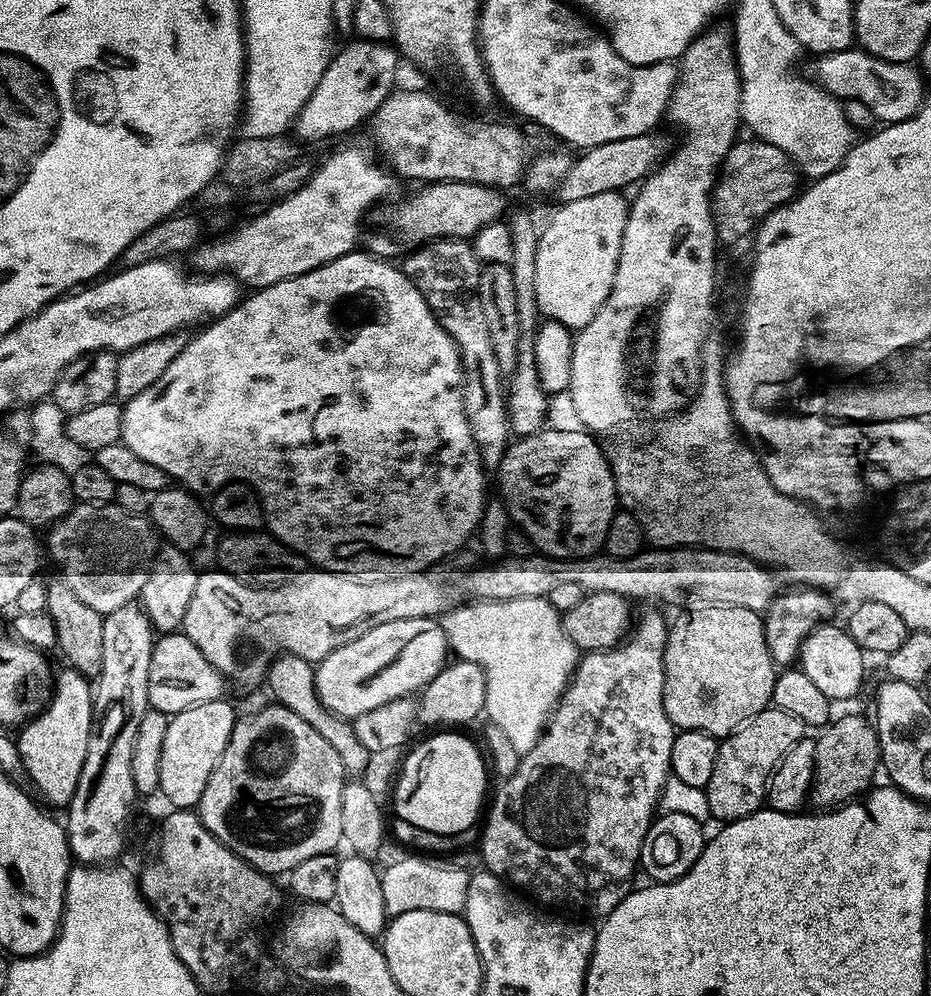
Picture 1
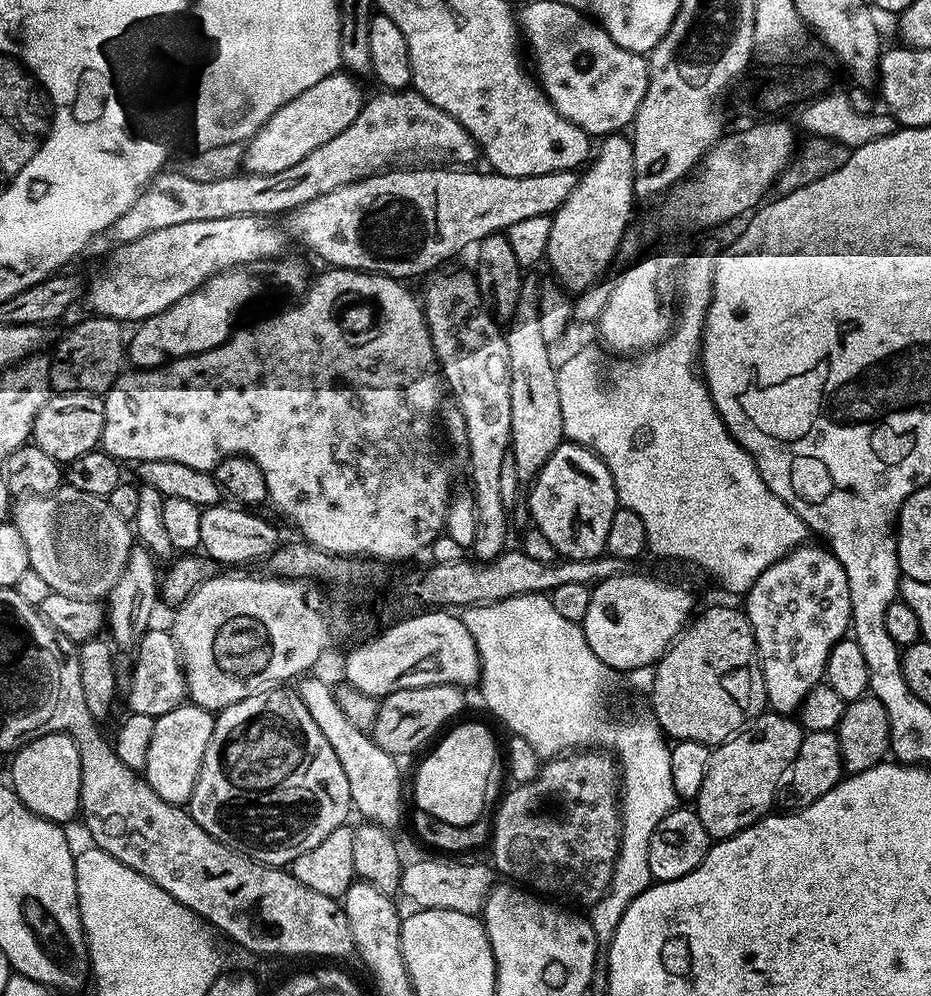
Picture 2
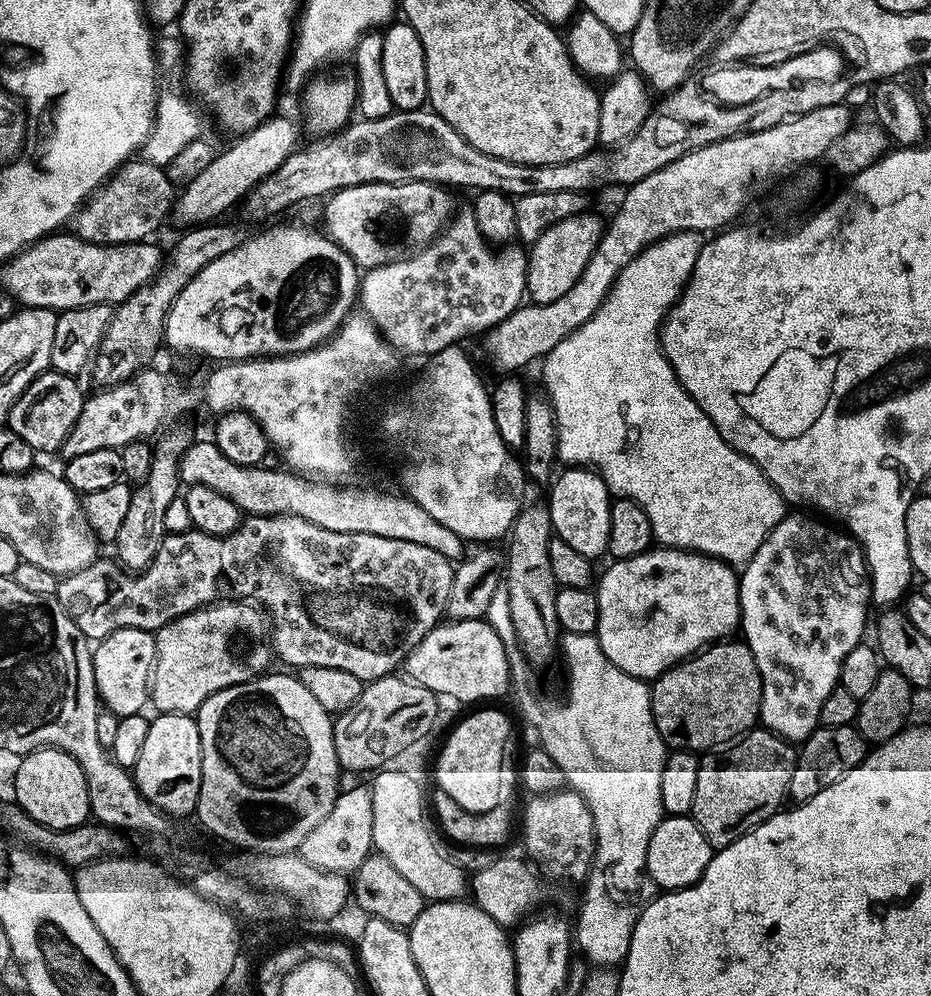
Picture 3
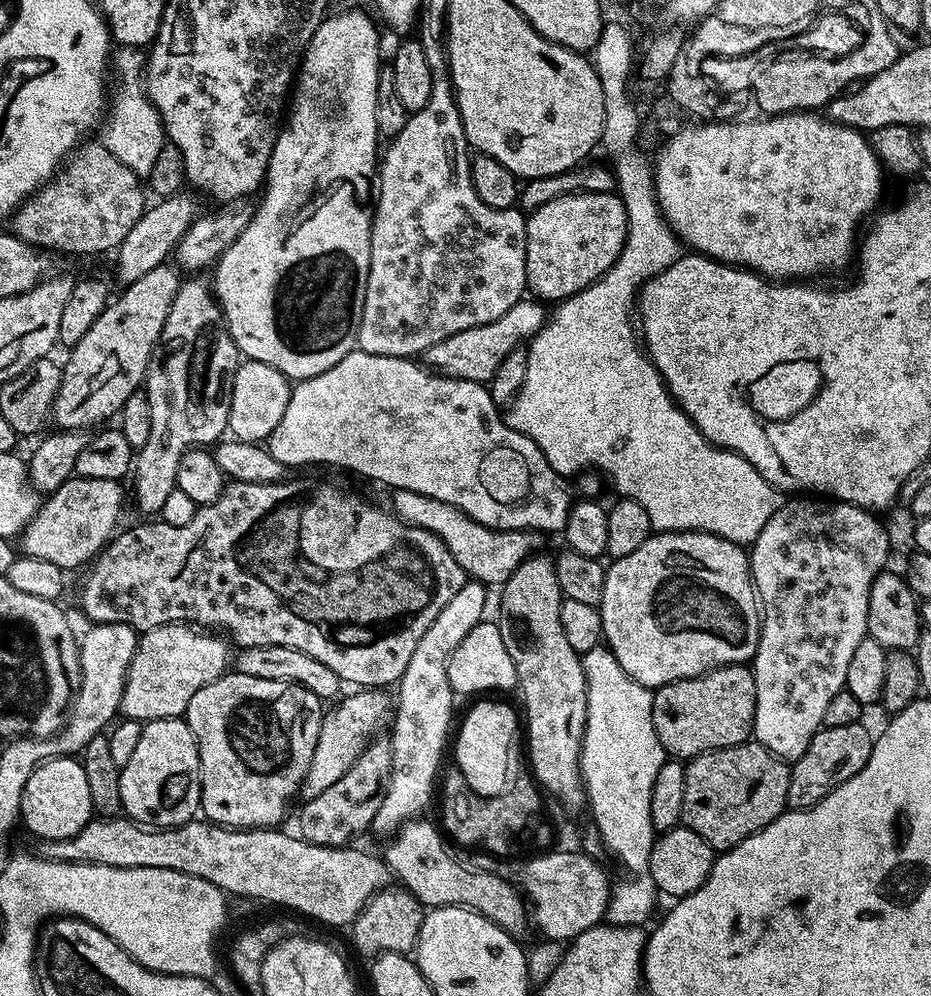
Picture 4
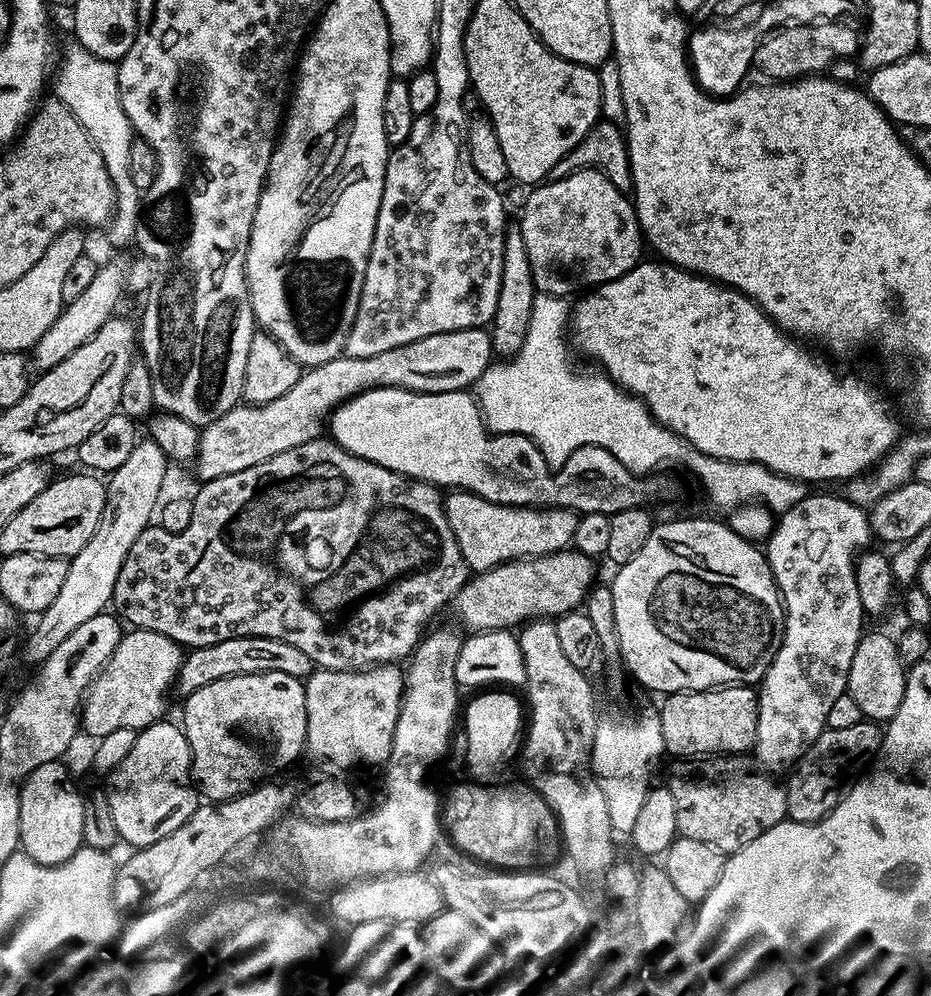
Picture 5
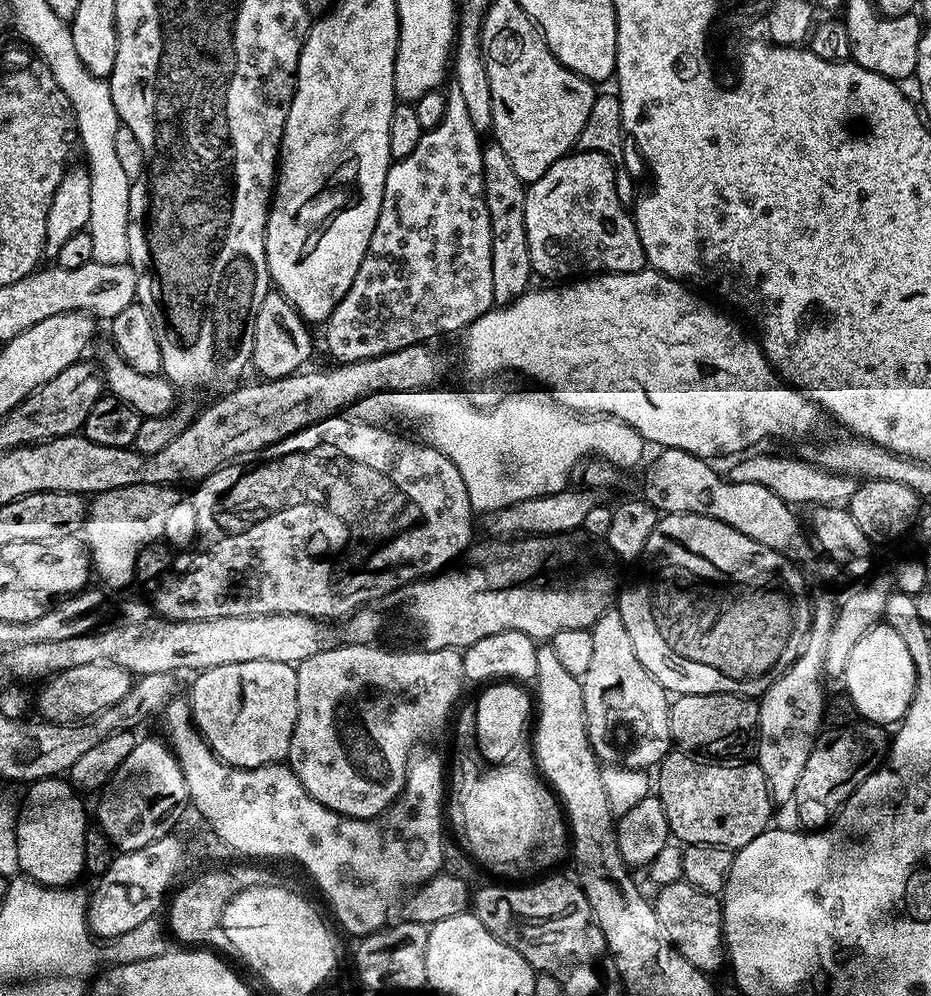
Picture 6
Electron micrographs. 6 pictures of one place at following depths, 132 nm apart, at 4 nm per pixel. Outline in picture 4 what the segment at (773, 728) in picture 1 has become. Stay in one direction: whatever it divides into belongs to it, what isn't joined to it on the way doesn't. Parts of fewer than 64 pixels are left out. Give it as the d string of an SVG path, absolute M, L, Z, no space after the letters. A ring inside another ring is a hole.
M755 742L735 744L729 748L716 748L712 752L703 752L687 761L686 790L682 797L683 827L694 830L714 850L727 850L747 836L753 836L770 822L774 822L788 808L788 787L790 786L790 768L785 761L776 756L766 746Z

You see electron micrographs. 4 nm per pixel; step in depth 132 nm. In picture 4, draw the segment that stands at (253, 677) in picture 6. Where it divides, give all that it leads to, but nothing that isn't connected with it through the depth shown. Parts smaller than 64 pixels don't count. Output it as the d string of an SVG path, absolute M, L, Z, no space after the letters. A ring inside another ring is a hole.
M232 670L214 682L202 685L198 694L190 698L186 719L200 755L203 815L211 823L237 830L283 825L280 823L288 812L288 803L297 799L300 783L306 778L306 770L310 770L310 758L314 758L314 746L318 746L324 713L320 697L297 684L250 678L250 674Z

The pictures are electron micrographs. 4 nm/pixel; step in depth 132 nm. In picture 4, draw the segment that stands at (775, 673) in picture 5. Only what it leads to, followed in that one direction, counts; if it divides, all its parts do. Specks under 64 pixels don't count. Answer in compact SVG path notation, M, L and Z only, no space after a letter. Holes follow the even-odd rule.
M812 498L816 500L792 500L789 504L784 504L780 509L773 511L769 515L766 526L762 526L762 530L758 534L758 538L753 540L750 545L750 563L752 565L752 585L756 588L756 595L762 605L762 619L760 621L760 641L758 642L758 650L754 659L751 661L750 667L756 674L756 721L752 724L755 743L766 746L776 756L780 757L785 762L791 762L802 758L802 754L806 754L806 746L810 746L810 742L814 738L814 734L820 731L824 723L824 715L826 714L826 706L830 703L830 698L834 698L834 694L845 691L847 682L847 670L850 667L850 660L854 656L855 650L858 649L859 643L868 636L868 599L870 598L870 586L874 582L874 578L885 571L888 560L888 532L875 520L873 513L866 508L859 508L857 504L846 504L843 502L825 502L820 498Z

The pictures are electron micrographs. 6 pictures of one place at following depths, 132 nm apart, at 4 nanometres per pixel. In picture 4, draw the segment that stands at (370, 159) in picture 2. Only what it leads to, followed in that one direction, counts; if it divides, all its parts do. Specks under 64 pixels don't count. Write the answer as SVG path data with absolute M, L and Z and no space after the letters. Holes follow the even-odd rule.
M99 139L91 140L81 143L69 155L66 163L56 175L41 186L35 196L28 197L12 213L11 235L52 254L73 252L76 256L96 256L99 252L110 251L111 253L119 247L146 209L145 189L142 187L141 177L134 170L130 170L130 166L118 162L118 158L114 158L114 154L110 154L110 150L106 150L106 146Z

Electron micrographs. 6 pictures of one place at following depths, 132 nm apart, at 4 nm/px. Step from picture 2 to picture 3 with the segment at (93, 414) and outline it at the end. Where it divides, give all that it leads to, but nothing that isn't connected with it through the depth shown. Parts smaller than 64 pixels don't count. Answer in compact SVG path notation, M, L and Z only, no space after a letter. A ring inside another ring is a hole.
M49 370L42 373L10 410L7 427L11 428L14 434L18 434L22 442L29 444L33 452L59 453L60 447L66 442L70 430L74 430L84 409L86 392L80 389L80 382L77 377L67 376L61 372Z

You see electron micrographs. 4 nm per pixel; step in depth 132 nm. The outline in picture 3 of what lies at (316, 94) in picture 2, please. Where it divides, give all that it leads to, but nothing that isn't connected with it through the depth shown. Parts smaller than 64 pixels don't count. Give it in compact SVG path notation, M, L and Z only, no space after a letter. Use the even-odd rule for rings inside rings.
M268 117L256 128L252 128L248 133L243 133L238 139L235 139L238 141L228 150L219 151L214 162L210 162L205 170L202 170L202 173L194 178L193 182L183 187L174 204L174 216L177 216L186 226L217 221L220 217L223 217L220 215L228 211L237 201L239 203L242 199L245 199L257 184L267 178L268 175L272 175L299 145L298 136L300 132L295 122L288 118L278 117Z

